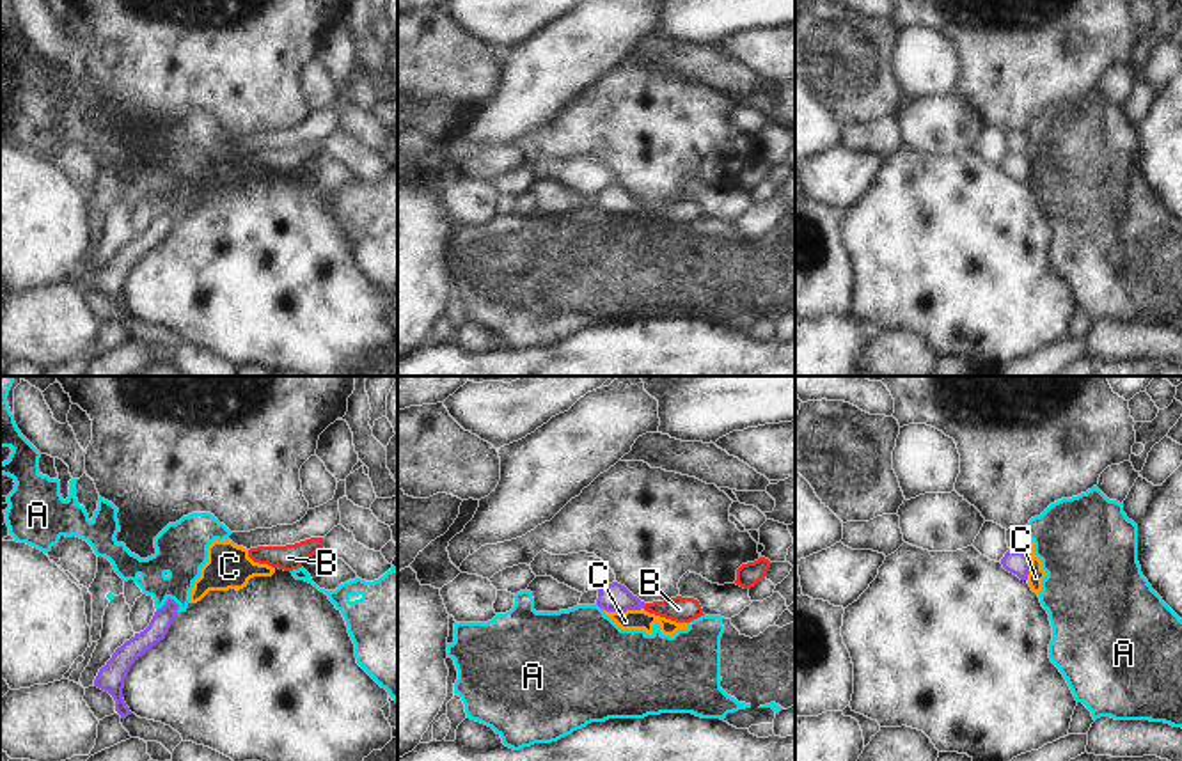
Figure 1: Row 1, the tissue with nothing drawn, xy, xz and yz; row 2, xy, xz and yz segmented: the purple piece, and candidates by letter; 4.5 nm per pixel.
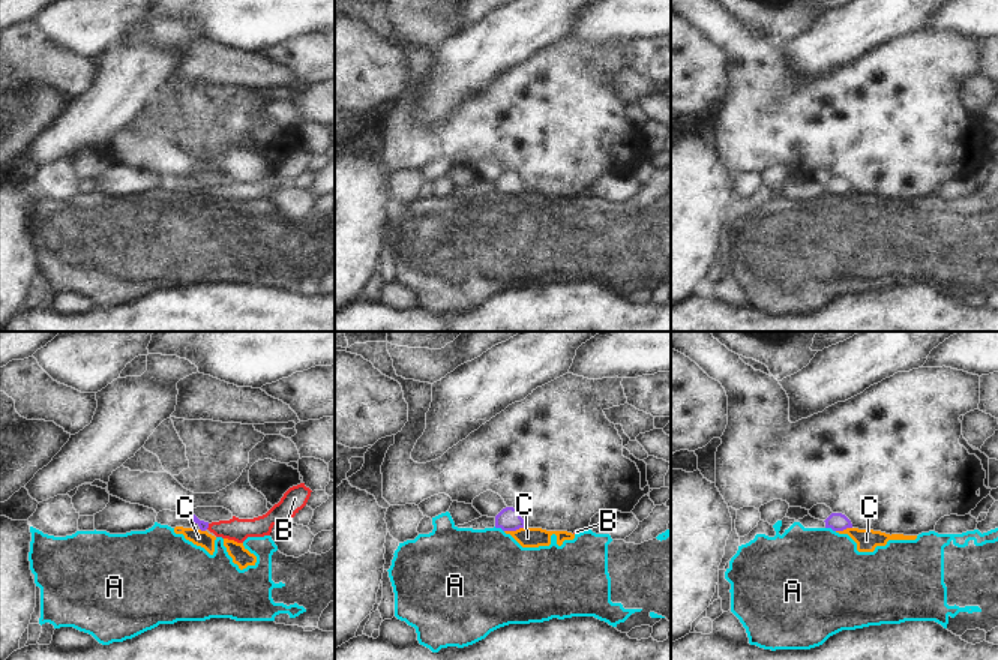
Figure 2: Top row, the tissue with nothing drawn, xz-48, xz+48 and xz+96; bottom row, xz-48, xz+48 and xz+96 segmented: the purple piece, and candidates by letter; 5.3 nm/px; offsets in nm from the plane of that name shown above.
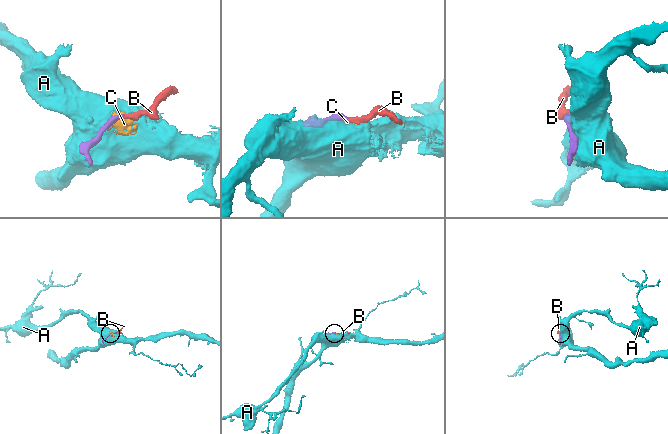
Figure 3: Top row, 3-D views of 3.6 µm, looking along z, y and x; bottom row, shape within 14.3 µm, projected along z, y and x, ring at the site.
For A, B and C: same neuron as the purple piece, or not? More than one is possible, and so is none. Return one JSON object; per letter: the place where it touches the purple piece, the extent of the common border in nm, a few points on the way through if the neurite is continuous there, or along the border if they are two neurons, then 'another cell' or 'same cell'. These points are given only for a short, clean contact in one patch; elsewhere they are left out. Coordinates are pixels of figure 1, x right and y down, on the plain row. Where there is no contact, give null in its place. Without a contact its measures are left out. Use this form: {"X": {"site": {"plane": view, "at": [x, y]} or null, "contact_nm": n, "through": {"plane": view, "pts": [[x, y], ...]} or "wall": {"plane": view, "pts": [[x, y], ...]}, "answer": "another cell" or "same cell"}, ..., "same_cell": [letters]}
{"A": {"site": {"plane": "xy", "at": [167, 203]}, "contact_nm": 110, "answer": "another cell"}, "B": {"site": {"plane": "xz", "at": [645, 208]}, "contact_nm": 30, "through": {"plane": "xz", "pts": [[614, 199], [645, 208], [678, 211]]}, "answer": "same cell"}, "C": {"site": {"plane": "xz", "at": [623, 213]}, "contact_nm": 180, "wall": {"plane": "xz", "pts": [[643, 210], [604, 213]]}, "answer": "another cell"}, "same_cell": ["B"]}

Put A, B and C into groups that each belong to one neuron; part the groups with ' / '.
A C / B

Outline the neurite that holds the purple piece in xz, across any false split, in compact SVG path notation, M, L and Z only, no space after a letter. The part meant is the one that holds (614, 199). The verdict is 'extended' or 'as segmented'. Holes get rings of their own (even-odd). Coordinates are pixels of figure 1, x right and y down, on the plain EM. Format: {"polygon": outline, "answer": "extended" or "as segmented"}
{"polygon": "M612 184L598 192L596 208L607 215L626 215L626 213L644 211L650 216L655 216L676 225L690 225L705 218L699 204L694 200L676 199L664 204L644 206L618 184Z", "answer": "extended"}

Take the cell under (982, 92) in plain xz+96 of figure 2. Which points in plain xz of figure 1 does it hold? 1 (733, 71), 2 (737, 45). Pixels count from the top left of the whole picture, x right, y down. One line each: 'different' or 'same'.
1: same
2: different

